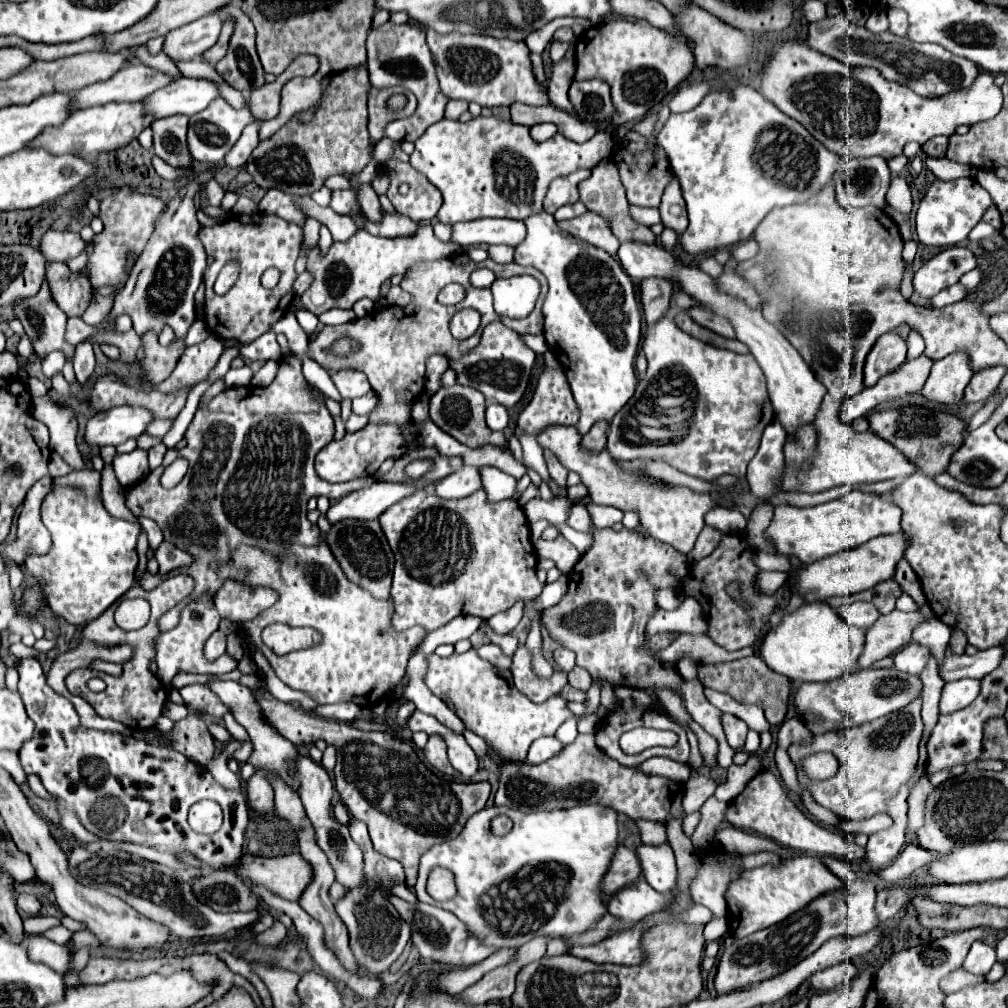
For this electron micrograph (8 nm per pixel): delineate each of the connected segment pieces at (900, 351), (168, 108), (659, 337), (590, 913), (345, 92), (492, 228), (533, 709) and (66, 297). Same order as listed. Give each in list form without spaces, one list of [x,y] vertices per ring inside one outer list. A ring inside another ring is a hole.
[[[882,334],[872,346],[864,362],[864,386],[874,386],[884,374],[894,372],[900,364],[906,362],[906,342],[894,334]]]
[[[180,78],[152,92],[152,96],[146,96],[140,102],[144,104],[144,114],[156,120],[176,114],[194,116],[202,112],[216,96],[218,88],[212,82],[196,78]]]
[[[664,316],[646,332],[642,350],[648,360],[648,370],[638,382],[634,398],[628,400],[628,404],[610,422],[610,456],[614,460],[662,460],[700,480],[714,480],[722,474],[732,474],[740,480],[740,484],[744,484],[746,466],[758,452],[764,428],[774,420],[766,380],[756,360],[750,354],[714,348],[692,338],[674,324],[672,316]],[[664,394],[688,394],[694,398],[692,424],[684,438],[680,438],[680,432],[648,432],[656,424],[662,424],[662,418],[666,418],[660,412],[654,412],[650,398]]]
[[[492,806],[476,812],[456,836],[444,844],[432,846],[420,860],[420,874],[414,886],[420,902],[436,904],[452,914],[456,914],[482,944],[494,948],[520,948],[536,936],[572,936],[584,932],[592,926],[604,912],[606,906],[598,892],[602,874],[606,872],[612,854],[618,846],[618,820],[612,808],[604,806],[576,806],[570,810],[552,810],[552,812],[534,812],[522,814],[514,812],[508,806]],[[506,814],[512,820],[512,830],[504,836],[496,836],[490,830],[494,816]],[[442,866],[456,874],[458,894],[452,900],[436,902],[426,892],[426,878],[432,868]]]
[[[352,66],[346,68],[340,74],[332,74],[328,88],[324,90],[320,98],[320,106],[316,108],[310,122],[302,124],[298,120],[290,120],[290,124],[284,124],[282,130],[278,130],[268,140],[262,140],[260,146],[252,152],[252,156],[246,162],[246,170],[252,176],[252,180],[260,188],[276,188],[292,196],[310,196],[312,192],[320,190],[328,176],[340,174],[340,176],[356,176],[360,170],[370,162],[372,158],[372,144],[368,134],[368,88],[372,88],[368,80],[366,66]]]
[[[478,218],[458,222],[452,226],[450,242],[458,246],[480,246],[480,244],[506,244],[518,246],[526,236],[526,226],[520,220],[506,218]]]
[[[471,648],[462,654],[453,653],[448,658],[436,654],[426,656],[428,672],[424,684],[432,694],[442,698],[446,706],[462,720],[468,730],[482,736],[498,762],[520,762],[526,758],[530,744],[540,736],[554,736],[558,726],[570,716],[566,700],[550,698],[544,704],[530,702],[520,694],[514,682],[498,674],[490,662],[480,658],[476,649]],[[468,672],[468,674],[466,674]]]
[[[64,262],[46,264],[46,280],[54,294],[56,304],[66,316],[82,316],[92,300],[92,286],[82,270],[72,272]]]

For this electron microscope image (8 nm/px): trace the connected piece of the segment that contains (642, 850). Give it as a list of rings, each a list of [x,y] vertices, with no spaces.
[[[668,842],[660,846],[640,844],[636,846],[636,854],[640,856],[640,868],[644,880],[658,892],[668,892],[676,886],[678,872],[672,846]]]

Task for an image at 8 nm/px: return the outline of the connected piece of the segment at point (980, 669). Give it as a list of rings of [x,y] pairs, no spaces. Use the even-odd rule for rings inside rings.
[[[946,646],[942,666],[938,668],[938,676],[944,682],[954,682],[954,680],[962,680],[962,678],[978,678],[980,680],[982,676],[986,676],[988,672],[998,668],[1002,654],[1004,654],[1002,646],[994,646],[984,652],[976,652],[974,656],[954,654],[950,650],[950,646]]]

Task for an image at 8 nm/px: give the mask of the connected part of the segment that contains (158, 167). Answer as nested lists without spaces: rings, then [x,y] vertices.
[[[157,156],[153,157],[152,166],[160,177],[168,181],[184,178],[186,174],[184,168],[174,168]]]

